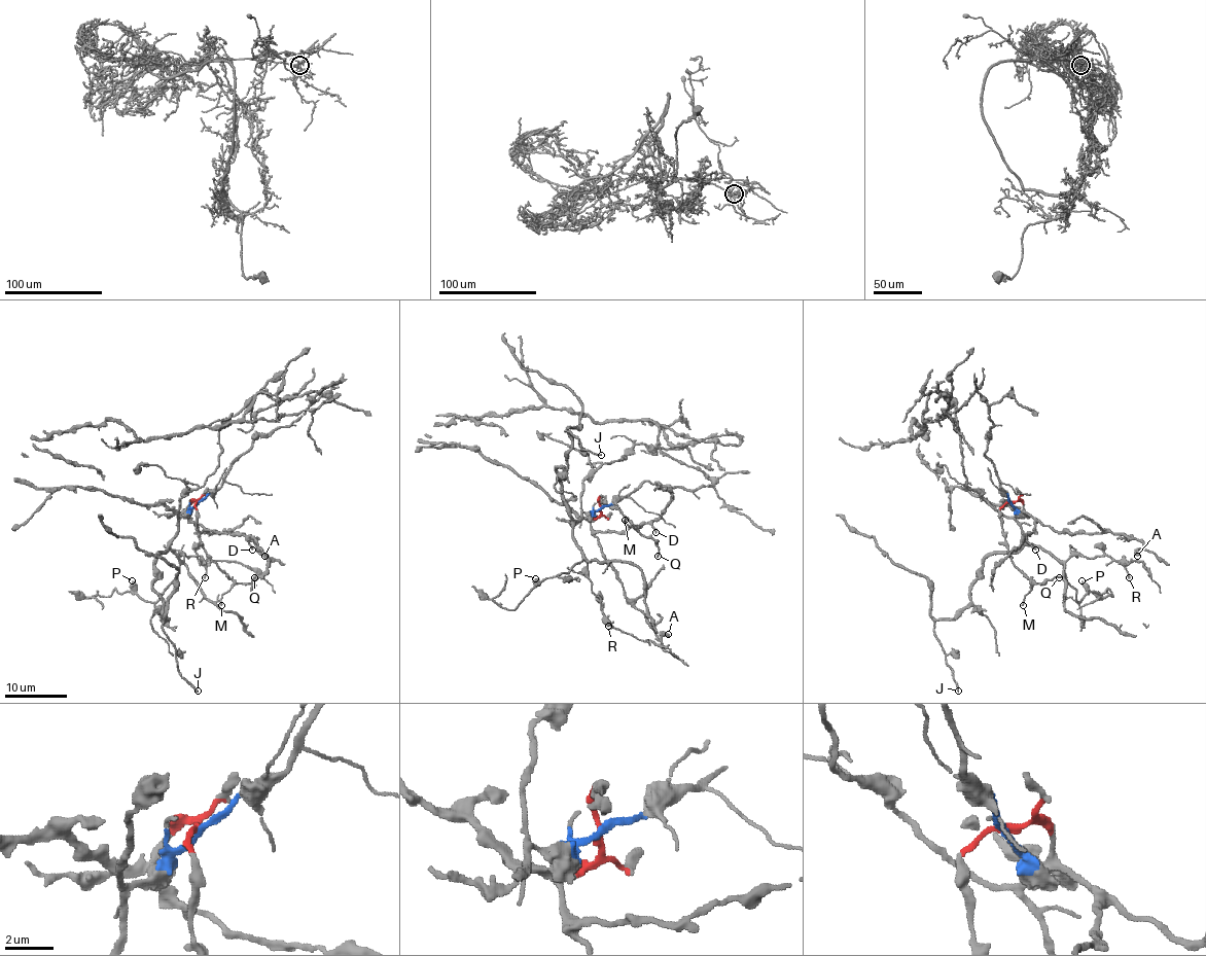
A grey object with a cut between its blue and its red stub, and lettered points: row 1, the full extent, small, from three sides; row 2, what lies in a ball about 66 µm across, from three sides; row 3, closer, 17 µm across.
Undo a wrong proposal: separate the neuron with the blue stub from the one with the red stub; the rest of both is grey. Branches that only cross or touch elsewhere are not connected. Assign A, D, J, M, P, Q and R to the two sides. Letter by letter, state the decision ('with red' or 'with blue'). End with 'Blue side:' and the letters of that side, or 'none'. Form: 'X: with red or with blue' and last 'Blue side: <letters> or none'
A: with red
D: with red
J: with blue
M: with red
P: with blue
Q: with red
R: with blue
Blue side: J, P, R

